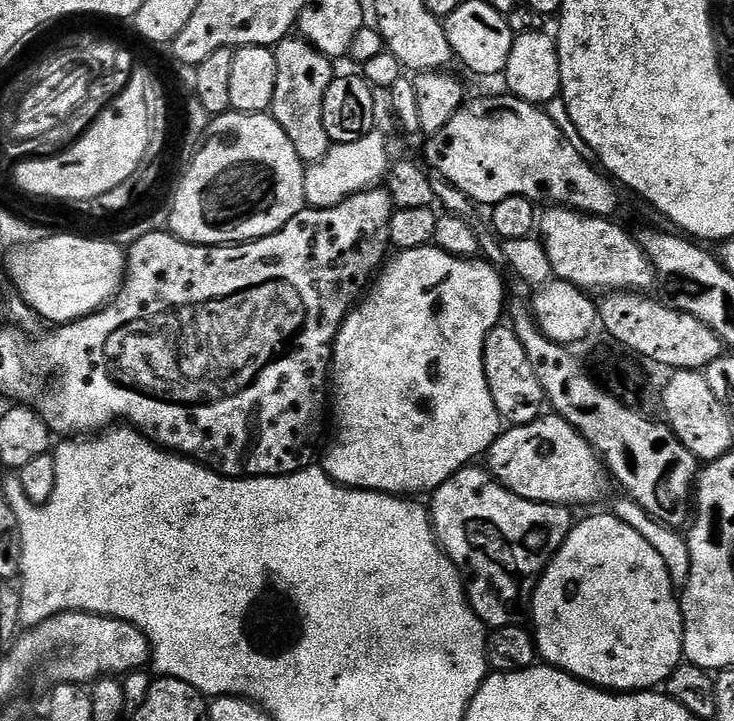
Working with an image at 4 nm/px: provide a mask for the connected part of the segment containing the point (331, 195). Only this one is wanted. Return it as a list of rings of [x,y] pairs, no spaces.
[[[380,130],[366,134],[366,138],[358,138],[358,142],[333,144],[316,164],[305,167],[304,203],[310,208],[333,208],[354,194],[383,185],[389,167],[388,140]]]

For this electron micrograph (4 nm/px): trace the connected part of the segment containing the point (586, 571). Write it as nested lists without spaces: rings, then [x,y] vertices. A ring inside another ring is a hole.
[[[611,514],[588,516],[581,524],[580,521],[573,523],[572,533],[564,539],[562,546],[556,551],[552,561],[548,563],[548,567],[544,569],[544,574],[537,580],[536,590],[532,594],[530,628],[536,637],[536,650],[539,659],[551,667],[560,668],[580,680],[585,680],[587,684],[609,692],[627,694],[659,689],[684,660],[684,619],[680,613],[680,601],[677,593],[674,594],[672,591],[674,591],[674,585],[666,570],[666,562],[662,562],[658,550],[654,550],[654,546],[650,546],[650,542],[646,542],[646,538],[642,538],[642,534],[638,534],[638,530],[626,526],[626,522],[622,522]]]

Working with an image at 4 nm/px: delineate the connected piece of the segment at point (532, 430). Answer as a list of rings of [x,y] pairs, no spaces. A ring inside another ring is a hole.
[[[545,414],[529,424],[518,424],[501,431],[500,437],[488,447],[487,460],[487,471],[492,473],[492,477],[503,488],[522,498],[543,504],[563,504],[565,506],[596,504],[607,494],[608,482],[610,484],[609,473],[595,449],[581,438],[578,430],[570,426],[570,422],[566,422],[555,414]]]

